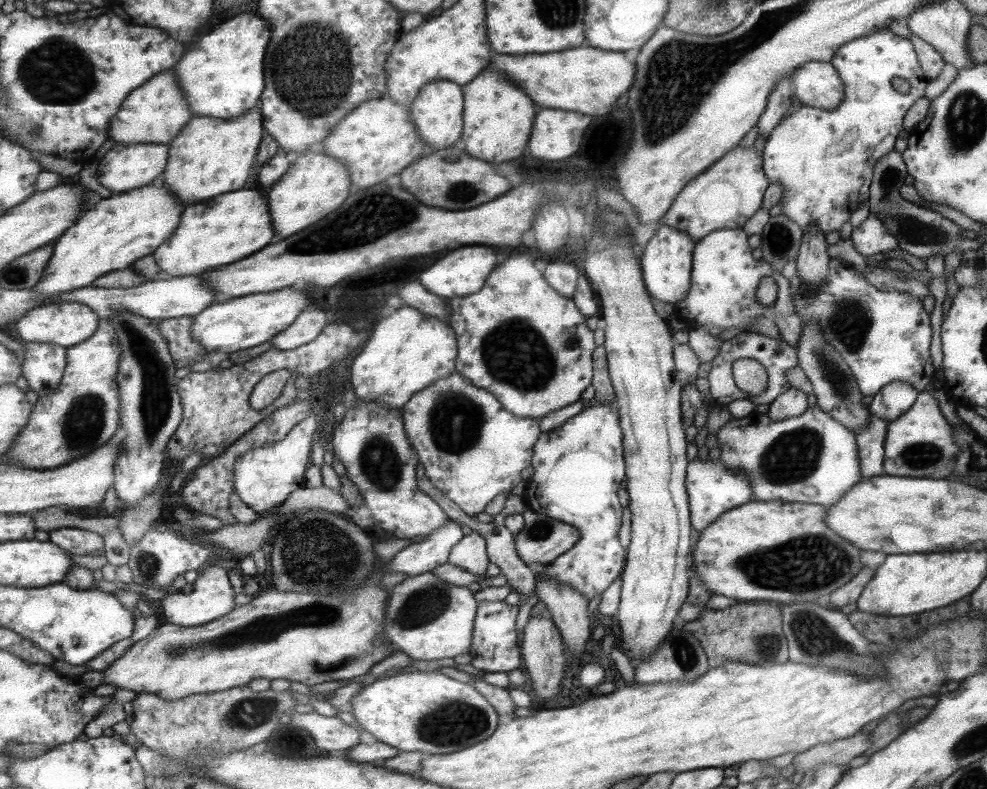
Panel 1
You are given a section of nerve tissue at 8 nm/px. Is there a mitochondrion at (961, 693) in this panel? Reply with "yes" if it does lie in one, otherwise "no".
no

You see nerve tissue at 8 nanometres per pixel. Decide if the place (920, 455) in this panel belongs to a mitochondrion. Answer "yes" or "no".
yes

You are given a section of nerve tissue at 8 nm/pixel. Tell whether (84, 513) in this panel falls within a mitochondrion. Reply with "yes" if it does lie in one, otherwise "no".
no

